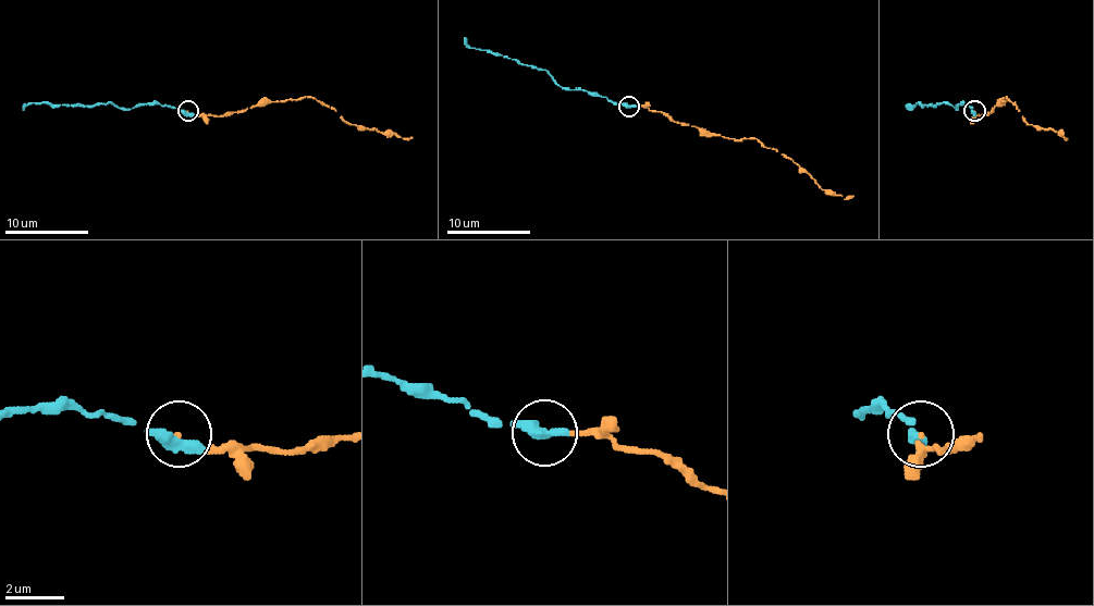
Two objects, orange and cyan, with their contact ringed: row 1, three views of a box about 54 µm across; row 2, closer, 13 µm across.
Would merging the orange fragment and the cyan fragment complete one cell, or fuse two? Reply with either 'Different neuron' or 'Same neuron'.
Same neuron

